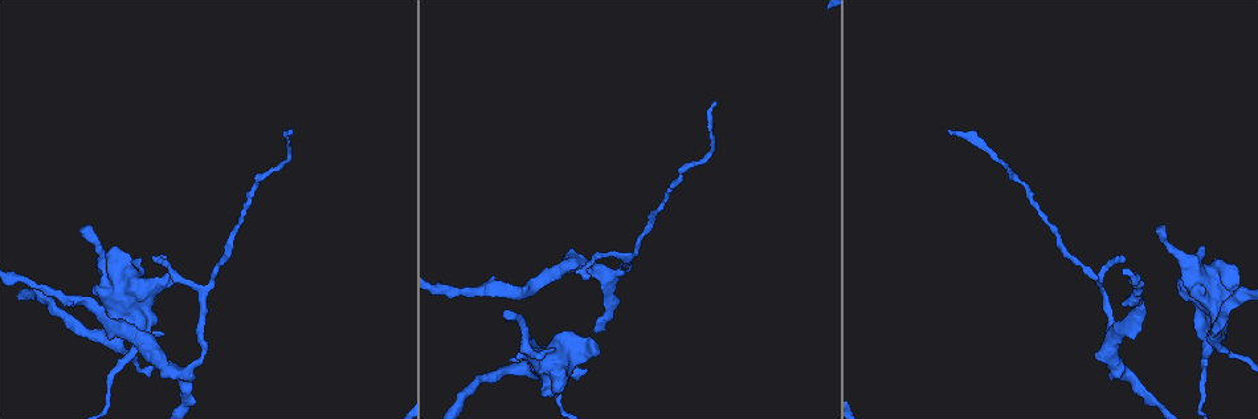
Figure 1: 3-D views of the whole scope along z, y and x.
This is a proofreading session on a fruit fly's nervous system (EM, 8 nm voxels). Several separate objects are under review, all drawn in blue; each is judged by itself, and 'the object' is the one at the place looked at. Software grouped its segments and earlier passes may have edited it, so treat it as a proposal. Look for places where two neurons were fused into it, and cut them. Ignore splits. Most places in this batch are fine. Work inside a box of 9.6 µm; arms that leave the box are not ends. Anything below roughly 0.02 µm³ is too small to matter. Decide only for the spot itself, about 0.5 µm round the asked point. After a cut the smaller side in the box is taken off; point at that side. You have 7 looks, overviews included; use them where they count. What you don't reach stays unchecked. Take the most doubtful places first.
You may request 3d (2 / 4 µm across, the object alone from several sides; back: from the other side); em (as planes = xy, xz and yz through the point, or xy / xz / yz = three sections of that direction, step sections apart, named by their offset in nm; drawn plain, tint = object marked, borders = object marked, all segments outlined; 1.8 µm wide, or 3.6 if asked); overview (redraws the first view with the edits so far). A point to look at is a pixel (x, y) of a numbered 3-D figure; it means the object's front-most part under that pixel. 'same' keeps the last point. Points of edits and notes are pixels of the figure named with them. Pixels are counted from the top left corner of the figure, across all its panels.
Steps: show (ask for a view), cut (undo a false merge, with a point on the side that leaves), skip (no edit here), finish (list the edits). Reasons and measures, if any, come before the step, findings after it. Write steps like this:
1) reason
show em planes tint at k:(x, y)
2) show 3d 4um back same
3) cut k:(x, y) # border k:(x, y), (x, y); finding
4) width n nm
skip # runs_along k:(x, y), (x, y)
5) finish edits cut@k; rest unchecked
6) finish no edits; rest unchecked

show em planes tint at 1:(1194, 261)

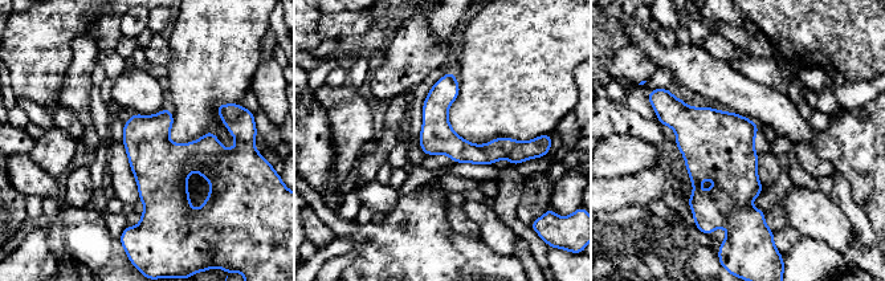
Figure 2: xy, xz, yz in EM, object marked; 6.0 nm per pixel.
width 200 nm
skip # runs_along 2:(433, 90), (463, 151), (522, 146); one neuron here

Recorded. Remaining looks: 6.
thick turns thin
show em planes tint at 1:(1215, 343)

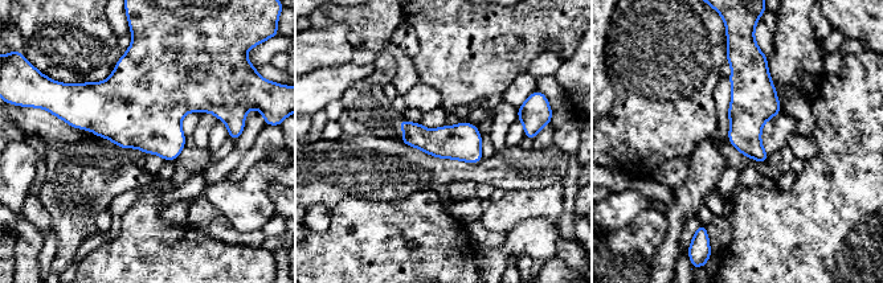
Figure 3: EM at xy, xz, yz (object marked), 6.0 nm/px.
width 220 nm
skip # all the same neuron

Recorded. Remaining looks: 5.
a fork
show em xz step 16 borders at 1:(1101, 290)

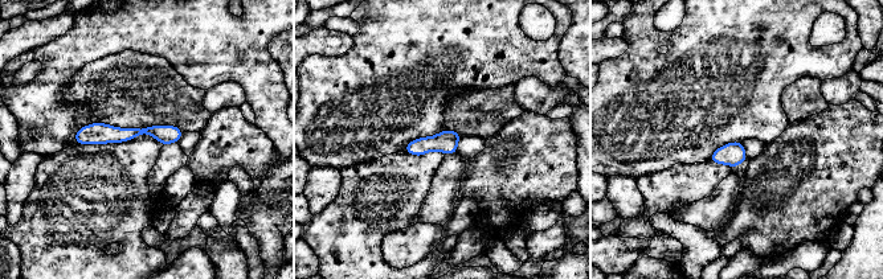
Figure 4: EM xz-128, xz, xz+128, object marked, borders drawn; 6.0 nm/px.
width 100 nm
skip # one neuron here

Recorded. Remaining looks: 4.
finish no edits; rest unchecked

